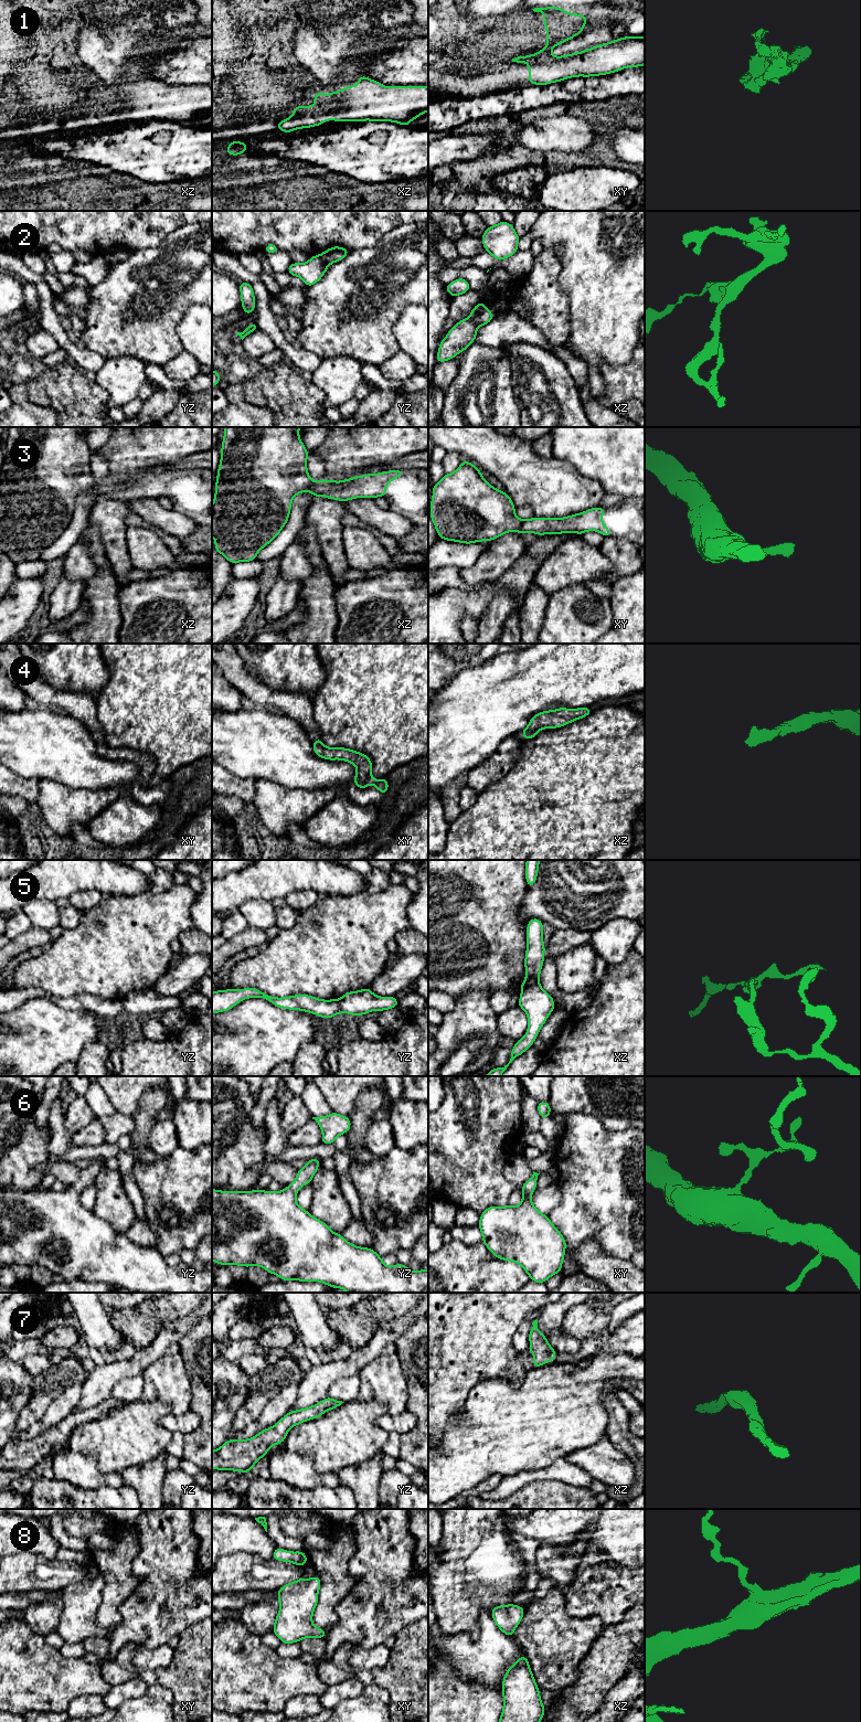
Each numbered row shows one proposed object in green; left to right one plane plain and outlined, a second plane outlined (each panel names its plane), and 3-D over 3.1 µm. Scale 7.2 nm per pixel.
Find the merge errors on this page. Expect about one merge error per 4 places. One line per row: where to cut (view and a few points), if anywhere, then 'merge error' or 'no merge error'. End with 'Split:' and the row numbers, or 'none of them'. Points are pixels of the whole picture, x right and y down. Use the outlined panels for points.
1: cut in xz along (319, 103), (328, 105), (329, 118); merge error
2: cut in xz along (469, 317), (477, 327); merge error
3: no cut; no merge error
4: no cut; no merge error
5: cut in xz along (539, 982), (522, 990); merge error
6: no cut; no merge error
7: no cut; no merge error
8: no cut; no merge error
Split: 1, 2, 5

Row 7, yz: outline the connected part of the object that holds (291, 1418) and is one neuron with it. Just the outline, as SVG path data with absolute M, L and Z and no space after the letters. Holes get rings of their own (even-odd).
M327 1396L312 1406L288 1412L273 1427L262 1429L252 1438L230 1438L216 1450L212 1450L212 1469L251 1473L253 1466L267 1455L272 1446L285 1442L293 1426L319 1418L328 1410L334 1410L342 1403Z

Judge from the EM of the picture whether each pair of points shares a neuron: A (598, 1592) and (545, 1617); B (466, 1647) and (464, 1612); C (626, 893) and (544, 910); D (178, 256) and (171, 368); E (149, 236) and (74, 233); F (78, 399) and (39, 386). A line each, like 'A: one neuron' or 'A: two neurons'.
A: two neurons
B: two neurons
C: one neuron
D: two neurons
E: one neuron
F: one neuron

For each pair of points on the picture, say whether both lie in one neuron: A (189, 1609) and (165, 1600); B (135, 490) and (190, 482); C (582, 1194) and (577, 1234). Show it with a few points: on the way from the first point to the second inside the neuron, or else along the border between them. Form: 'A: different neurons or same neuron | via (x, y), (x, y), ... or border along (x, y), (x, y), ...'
A: same neuron | via (183, 1604), (179, 1600), (170, 1600)
B: same neuron | via (148, 486), (177, 485)
C: same neuron | via (575, 1204), (577, 1209), (577, 1224)

